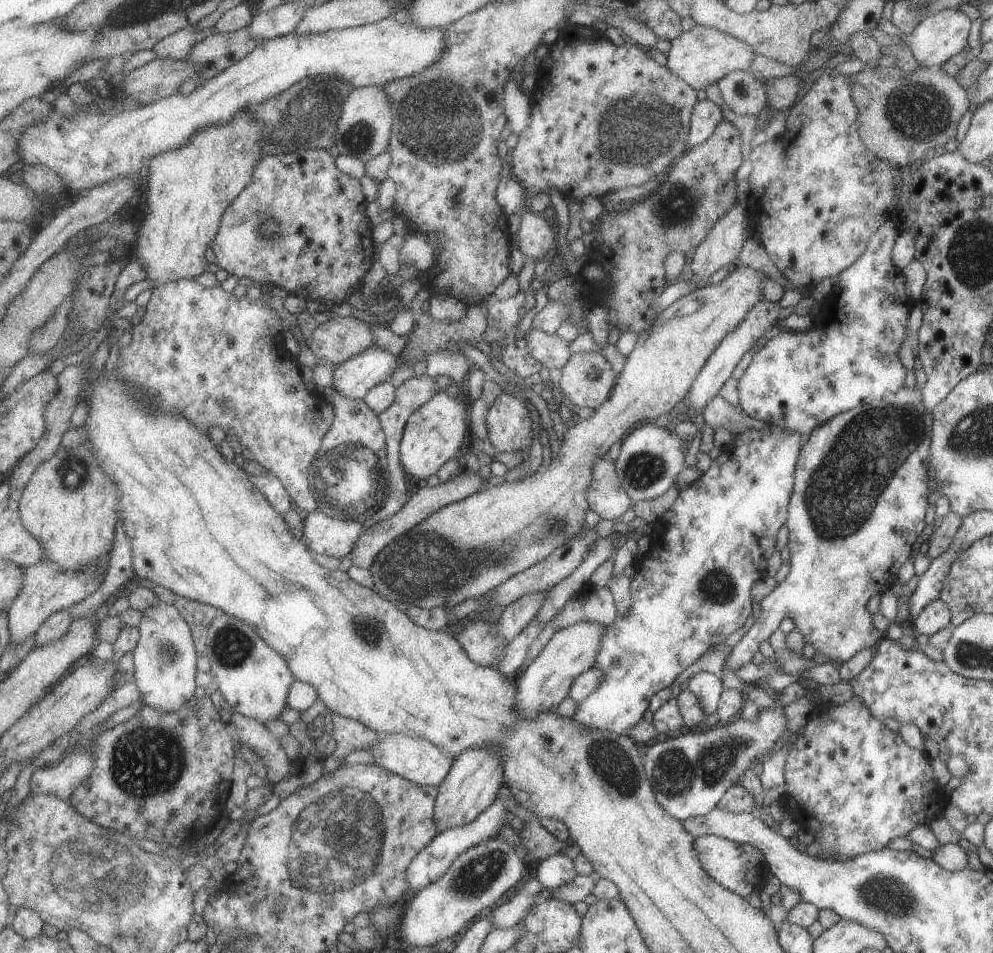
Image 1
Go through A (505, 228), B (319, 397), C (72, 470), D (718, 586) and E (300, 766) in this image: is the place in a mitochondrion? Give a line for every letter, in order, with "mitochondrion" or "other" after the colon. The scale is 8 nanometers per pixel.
A: other
B: other
C: mitochondrion
D: mitochondrion
E: other

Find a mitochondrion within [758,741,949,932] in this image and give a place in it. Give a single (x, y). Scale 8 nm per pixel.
(884, 896)

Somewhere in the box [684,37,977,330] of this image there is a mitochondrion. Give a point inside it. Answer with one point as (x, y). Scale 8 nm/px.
(924, 116)

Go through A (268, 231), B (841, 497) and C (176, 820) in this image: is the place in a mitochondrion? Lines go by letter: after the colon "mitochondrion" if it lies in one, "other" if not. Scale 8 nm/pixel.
A: mitochondrion
B: mitochondrion
C: other

